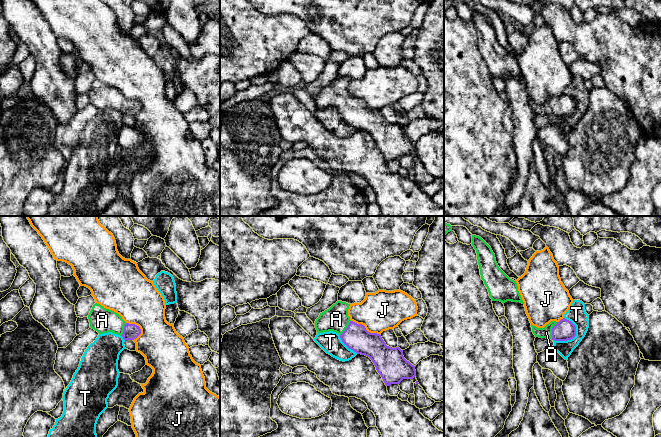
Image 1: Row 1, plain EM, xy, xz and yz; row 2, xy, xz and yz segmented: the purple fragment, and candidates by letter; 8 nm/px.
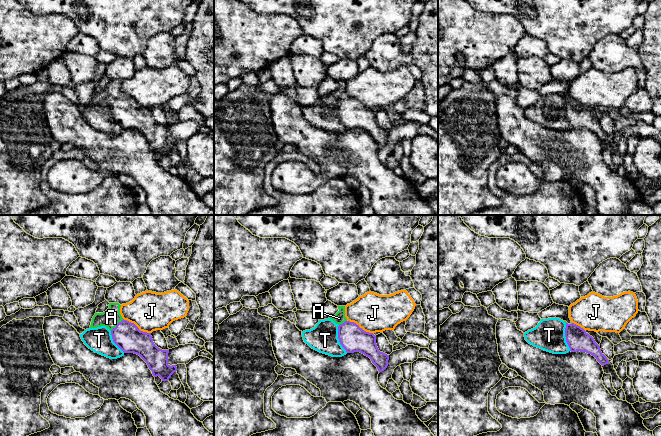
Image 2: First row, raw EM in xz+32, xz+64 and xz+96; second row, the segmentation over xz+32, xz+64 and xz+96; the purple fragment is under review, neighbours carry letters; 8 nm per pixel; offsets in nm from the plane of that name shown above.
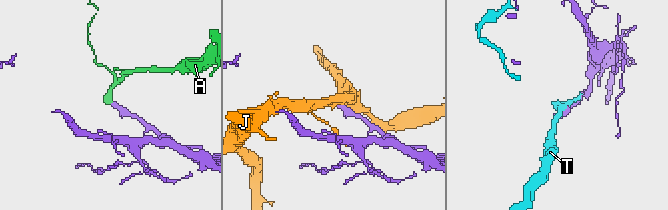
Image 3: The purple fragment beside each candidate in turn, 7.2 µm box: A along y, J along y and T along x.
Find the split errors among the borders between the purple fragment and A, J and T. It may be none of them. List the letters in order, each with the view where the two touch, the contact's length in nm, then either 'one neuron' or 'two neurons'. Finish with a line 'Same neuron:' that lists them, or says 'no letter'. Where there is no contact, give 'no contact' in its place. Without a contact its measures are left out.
A: yz | 150 nm | one neuron
J: xz | 260 nm | two neurons
T: yz | 220 nm | two neurons
Same neuron: A

